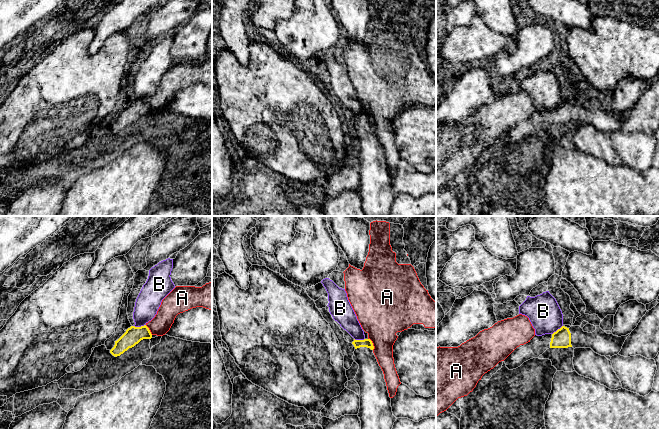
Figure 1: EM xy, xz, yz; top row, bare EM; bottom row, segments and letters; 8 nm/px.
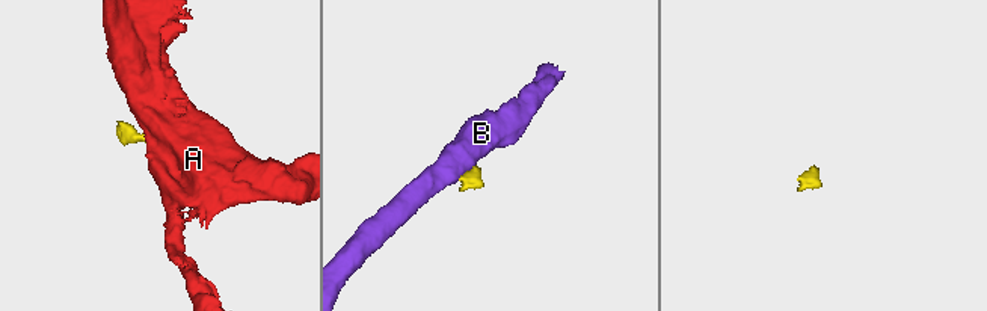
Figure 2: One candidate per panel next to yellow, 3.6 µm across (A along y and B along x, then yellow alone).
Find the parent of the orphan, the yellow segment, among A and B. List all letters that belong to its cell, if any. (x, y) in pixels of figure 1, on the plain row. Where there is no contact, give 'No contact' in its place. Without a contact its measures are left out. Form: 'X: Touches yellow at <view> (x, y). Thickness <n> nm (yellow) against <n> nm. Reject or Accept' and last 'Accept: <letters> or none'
A: Touches yellow at xz (372, 120). Thickness 70 nm (yellow) against 360 nm. Reject
B: Touches yellow at xy (139, 103). Thickness 140 nm (yellow) against 190 nm. Reject
Accept: none

